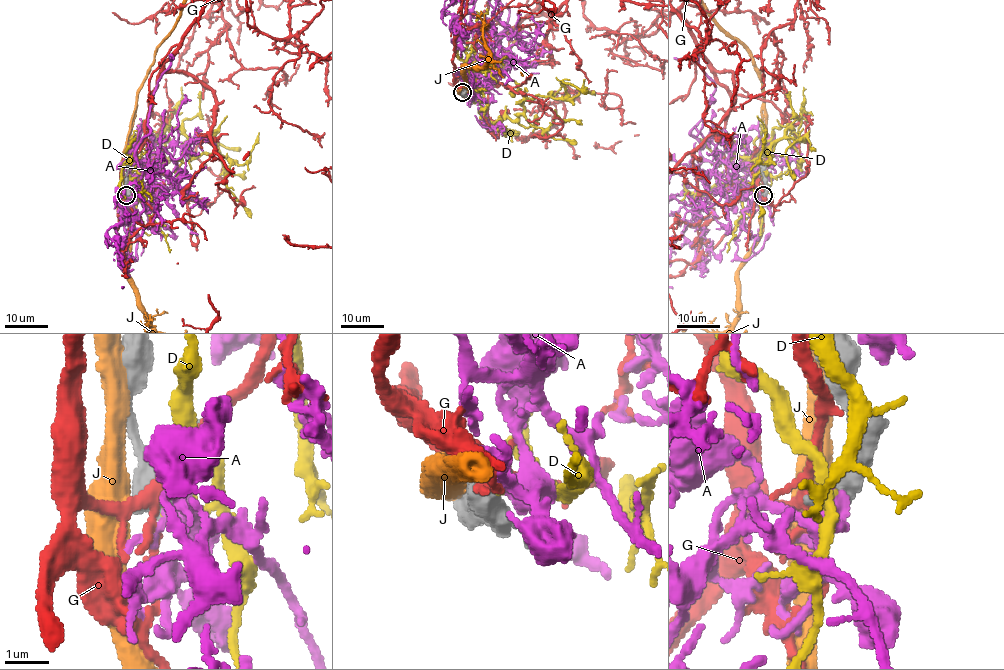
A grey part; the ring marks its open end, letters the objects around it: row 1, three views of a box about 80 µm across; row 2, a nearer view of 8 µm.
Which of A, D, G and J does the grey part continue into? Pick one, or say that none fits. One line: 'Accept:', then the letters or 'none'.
Accept: none

